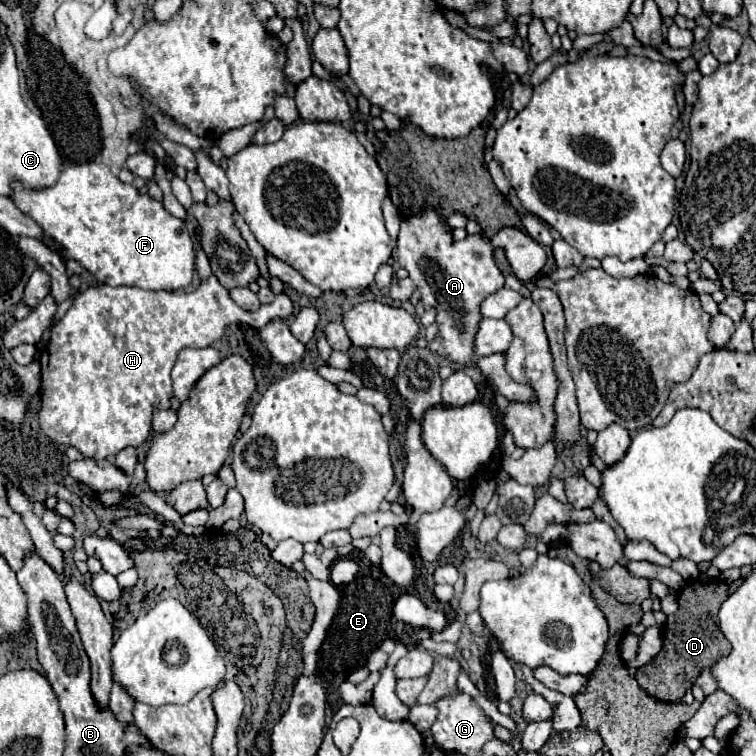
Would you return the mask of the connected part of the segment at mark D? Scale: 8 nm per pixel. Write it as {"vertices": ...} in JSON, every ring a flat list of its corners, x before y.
{"vertices":[[708,580,708,582,690,582,678,594,678,612,670,614,664,626,664,646,660,654,638,668,636,680,638,684,658,700,678,702,682,700,682,672,686,682,694,682,702,670,708,670,720,656,730,652,730,642,724,638,718,628,718,608,720,604,740,586,736,582,724,580]]}

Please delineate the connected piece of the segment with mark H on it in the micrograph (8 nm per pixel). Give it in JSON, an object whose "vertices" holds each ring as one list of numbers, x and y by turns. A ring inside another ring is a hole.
{"vertices":[[212,274,208,276,206,280,200,282,200,286,194,290,194,292,182,292,182,294,172,294,172,292,150,292,150,290,142,290,142,288,136,288,136,286,120,286,120,288,114,288,114,286,108,286,108,284,100,284,100,286,90,286,86,288,84,292,80,292,80,296,74,298,70,310,66,312,66,316,52,328,52,334,50,334,50,342,46,344,46,350,40,354,40,366,42,366,42,390,40,390,40,396,42,396,42,410,40,410,40,428,58,444,66,444,66,446,74,446,84,458,92,458,92,460,114,460,114,456,128,448,128,446,140,446,146,442,146,438,150,436,150,430,152,430,152,414,156,408,170,408,170,396,172,396,172,380,170,380,170,370,176,362,176,356,182,348,188,348,188,346,194,346,194,348,206,348,206,346,212,346,216,340,222,338,224,330,228,324,236,324,236,322,242,322,242,324,248,324,256,330,260,330,264,324,268,324,270,320,274,318,280,318,280,320,288,320,290,316,294,314,294,304,292,300,286,296,286,294,280,294,276,296,276,300,272,304,264,304,260,310,256,312,248,312,248,310,242,310,240,306,236,306,232,302,232,298,228,296,228,290,218,282,218,278]]}

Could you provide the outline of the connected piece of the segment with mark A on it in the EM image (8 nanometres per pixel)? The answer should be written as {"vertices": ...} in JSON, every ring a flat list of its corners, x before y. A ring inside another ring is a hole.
{"vertices":[[424,210,402,222,398,234,398,262,410,272,410,278,422,292,426,308,438,310,438,336,428,346,442,358,458,362,462,366,474,366,474,336,478,330,480,302,504,286,504,276,498,270,492,250,496,240,484,240,480,234,466,236,462,242,454,242,446,224,436,210]]}

